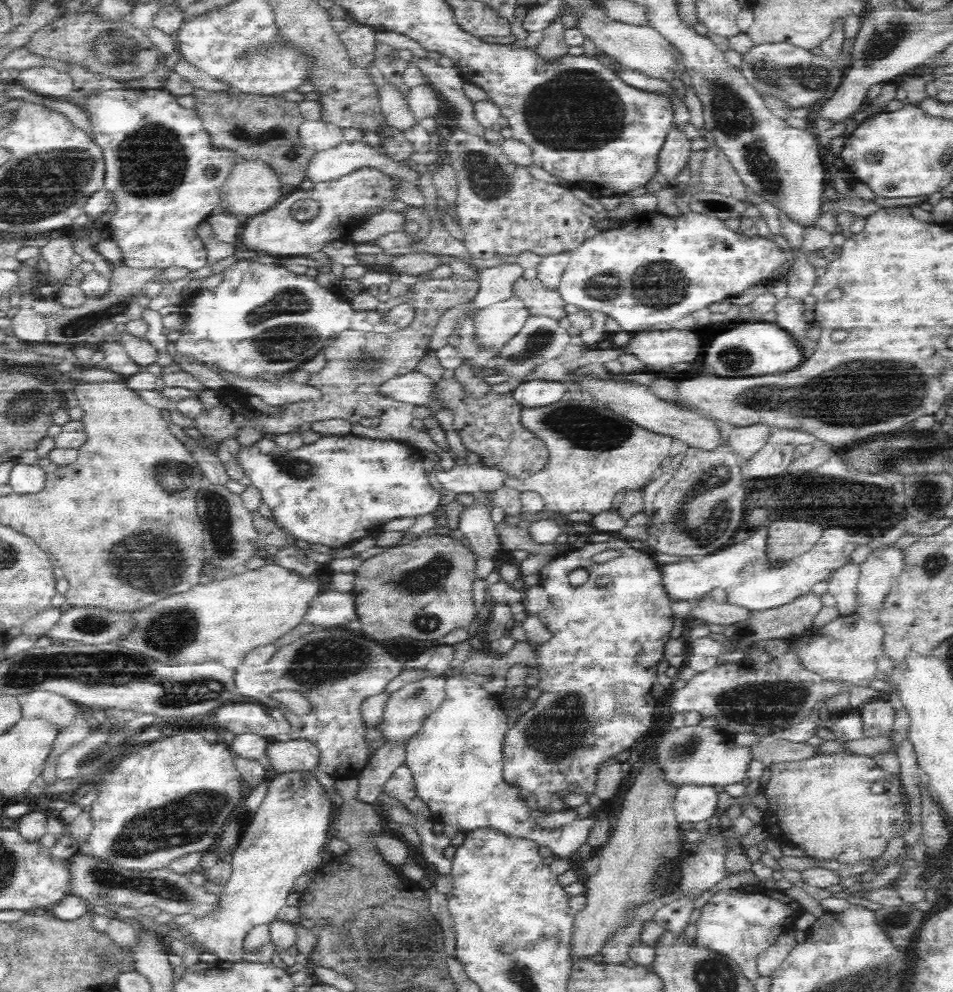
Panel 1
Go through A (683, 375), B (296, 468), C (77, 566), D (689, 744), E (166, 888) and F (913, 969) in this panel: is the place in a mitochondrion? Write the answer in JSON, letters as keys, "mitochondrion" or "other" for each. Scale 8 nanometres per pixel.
{"A":"other","B":"mitochondrion","C":"other","D":"mitochondrion","E":"mitochondrion","F":"mitochondrion"}

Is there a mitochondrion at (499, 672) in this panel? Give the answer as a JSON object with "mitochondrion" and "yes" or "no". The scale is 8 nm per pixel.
{"mitochondrion":"no"}

